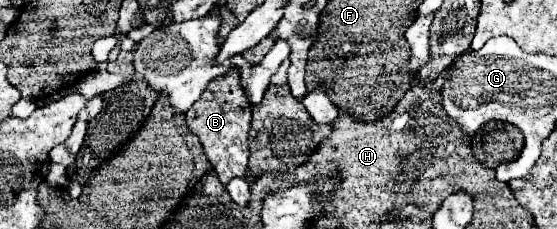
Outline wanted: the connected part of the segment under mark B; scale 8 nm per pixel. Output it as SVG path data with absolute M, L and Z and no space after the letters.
M229 72L219 80L213 80L201 98L187 110L187 126L201 138L205 154L219 174L221 184L229 184L231 178L243 178L249 158L249 128L251 128L251 104L241 88L237 72Z

